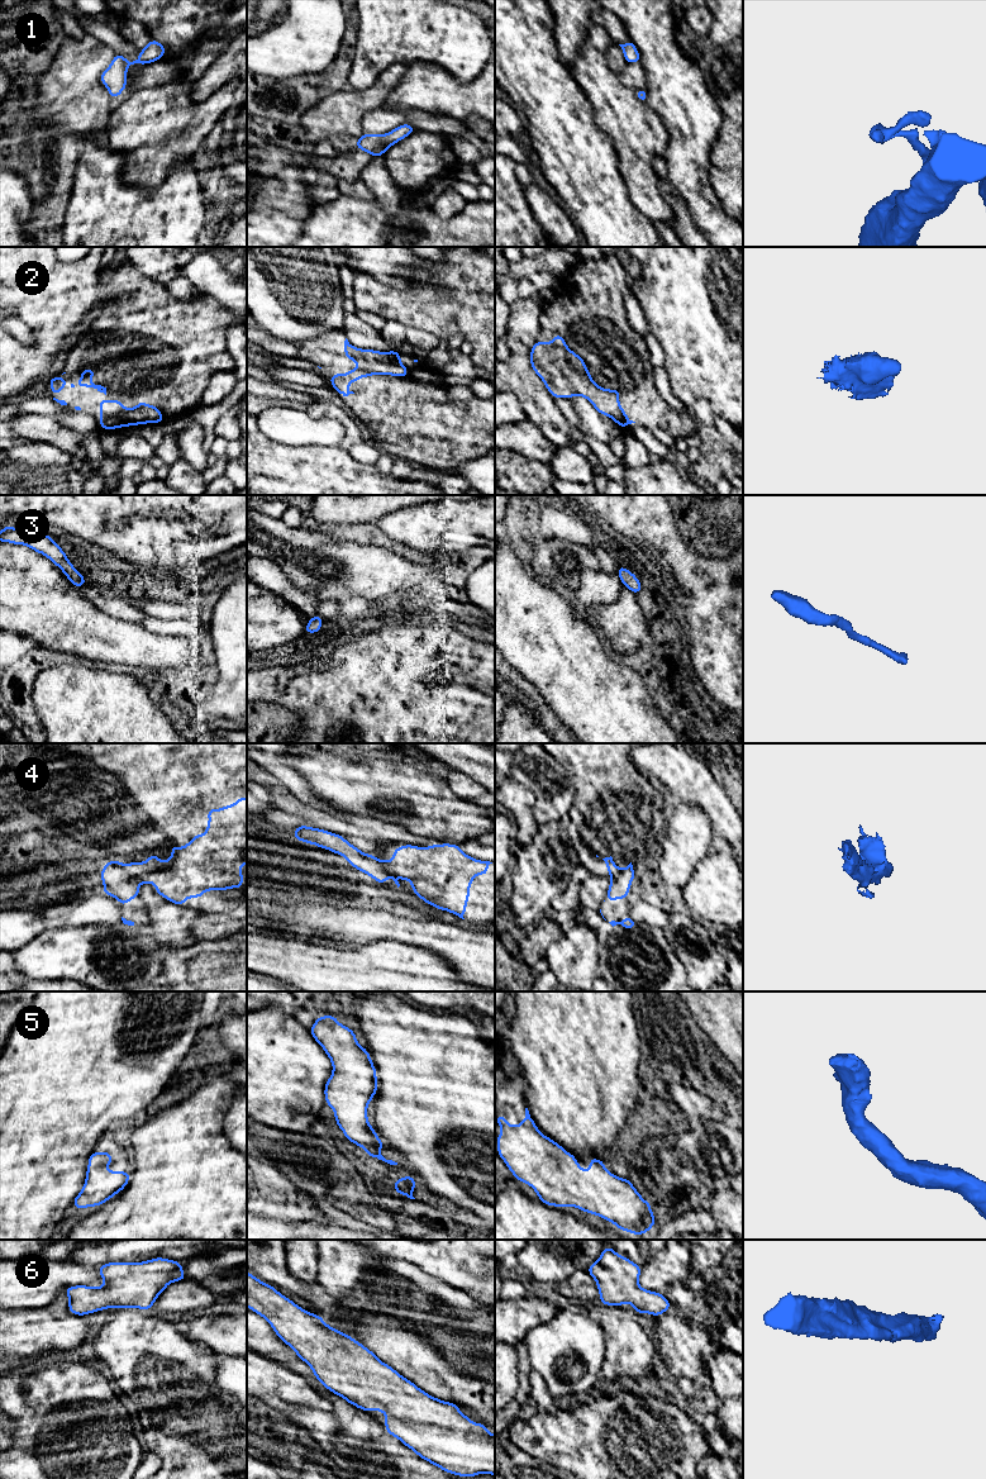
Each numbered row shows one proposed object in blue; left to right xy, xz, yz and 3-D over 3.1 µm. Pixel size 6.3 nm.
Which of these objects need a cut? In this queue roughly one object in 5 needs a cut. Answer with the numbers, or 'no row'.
4

